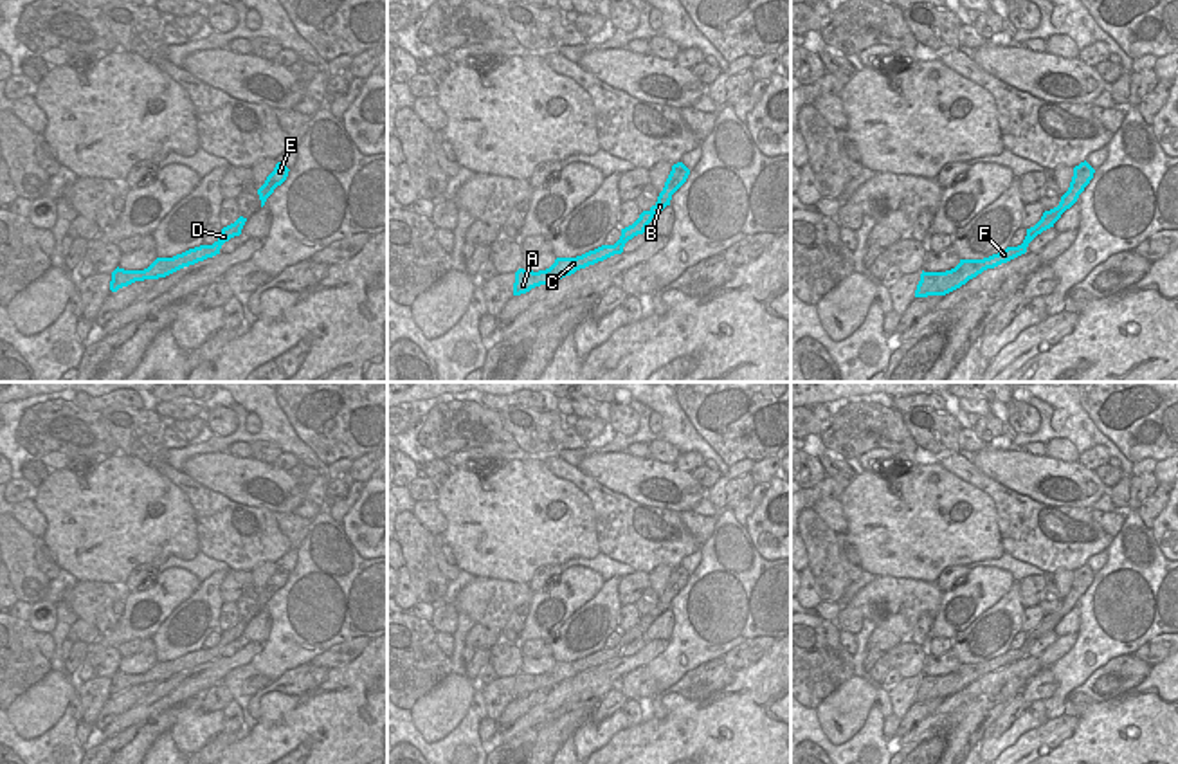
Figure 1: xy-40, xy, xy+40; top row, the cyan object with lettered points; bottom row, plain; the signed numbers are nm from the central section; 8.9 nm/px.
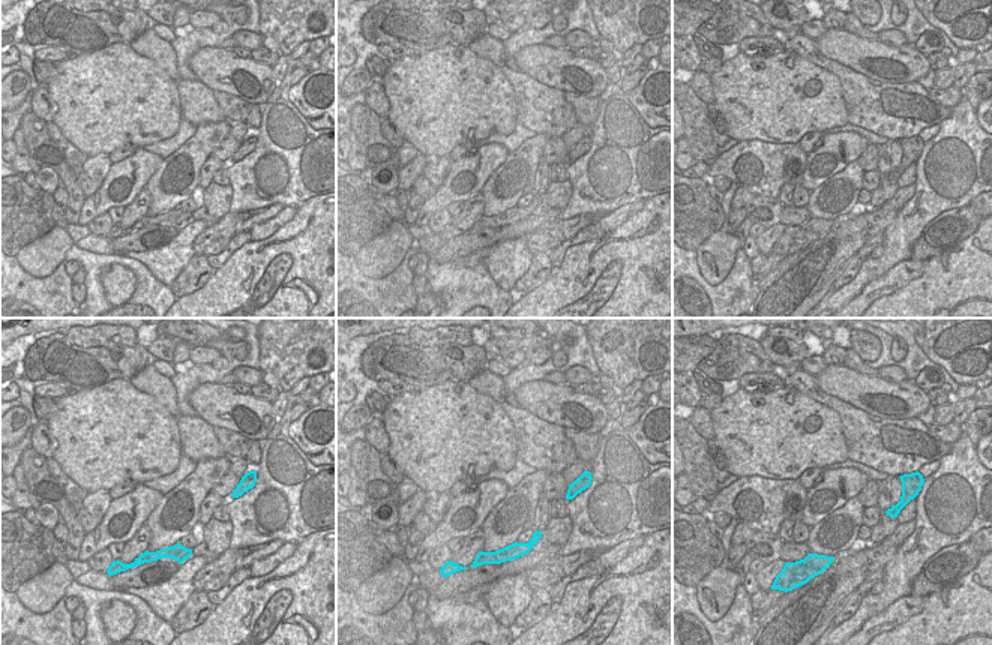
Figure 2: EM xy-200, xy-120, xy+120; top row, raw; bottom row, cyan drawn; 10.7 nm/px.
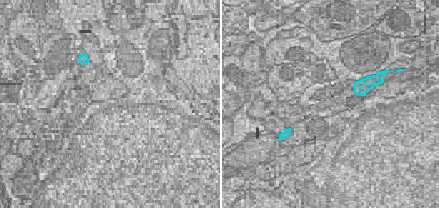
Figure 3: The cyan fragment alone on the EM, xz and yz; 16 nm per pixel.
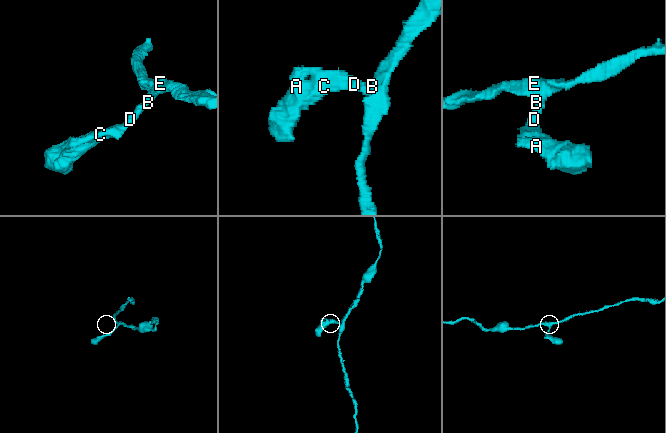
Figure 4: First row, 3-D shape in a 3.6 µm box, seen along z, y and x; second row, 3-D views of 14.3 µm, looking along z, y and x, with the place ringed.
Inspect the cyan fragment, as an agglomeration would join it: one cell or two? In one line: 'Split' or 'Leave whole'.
Leave whole.

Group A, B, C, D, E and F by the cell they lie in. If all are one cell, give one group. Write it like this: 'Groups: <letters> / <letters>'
Groups: A B C D E F.

